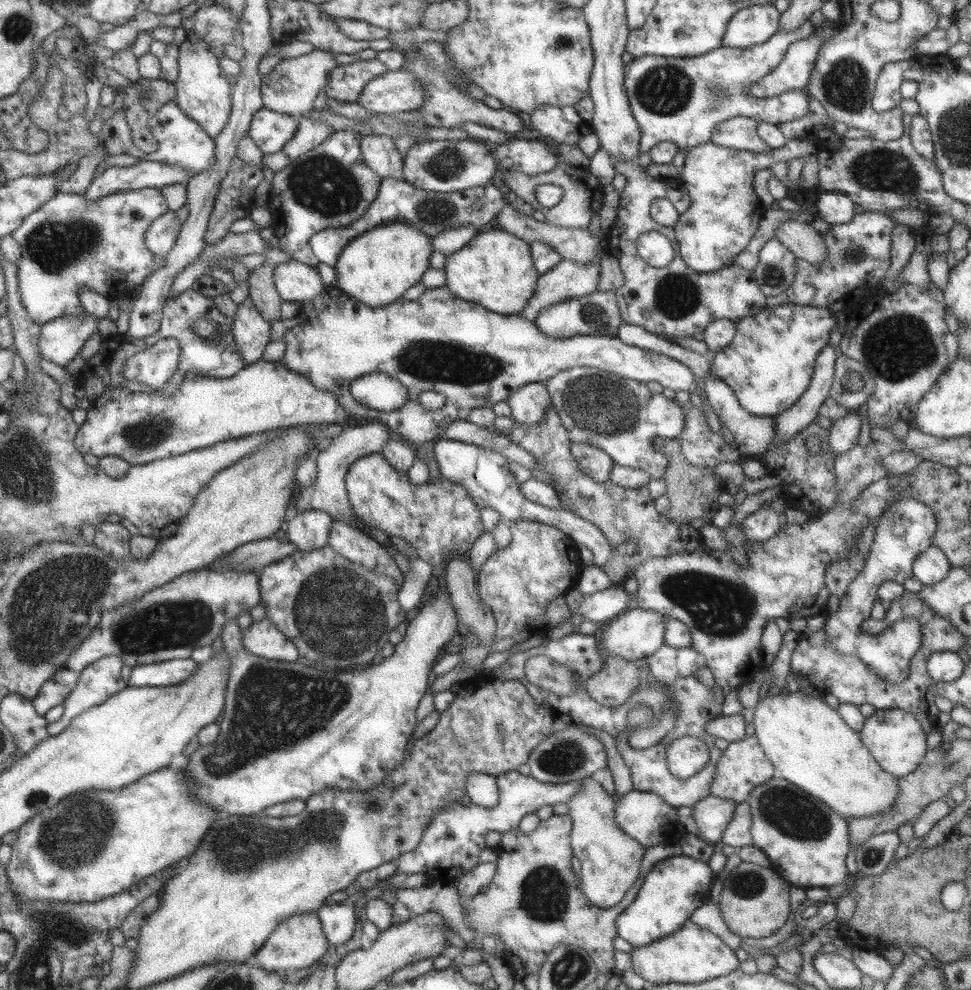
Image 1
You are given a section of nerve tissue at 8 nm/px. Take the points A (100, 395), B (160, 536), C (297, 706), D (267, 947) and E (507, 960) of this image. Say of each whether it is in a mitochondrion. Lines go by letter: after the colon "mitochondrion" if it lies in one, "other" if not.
A: other
B: other
C: mitochondrion
D: other
E: other

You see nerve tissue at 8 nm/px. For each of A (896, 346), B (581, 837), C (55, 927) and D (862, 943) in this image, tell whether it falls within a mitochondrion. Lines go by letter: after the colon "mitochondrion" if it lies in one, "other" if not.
A: mitochondrion
B: other
C: mitochondrion
D: other

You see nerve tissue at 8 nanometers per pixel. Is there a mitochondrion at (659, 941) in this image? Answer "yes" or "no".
no

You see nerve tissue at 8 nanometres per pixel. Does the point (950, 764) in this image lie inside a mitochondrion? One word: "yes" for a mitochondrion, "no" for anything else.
yes

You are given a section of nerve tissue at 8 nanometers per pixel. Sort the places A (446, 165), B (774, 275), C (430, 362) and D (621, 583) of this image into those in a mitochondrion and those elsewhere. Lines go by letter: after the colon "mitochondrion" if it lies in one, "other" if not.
A: mitochondrion
B: mitochondrion
C: mitochondrion
D: other

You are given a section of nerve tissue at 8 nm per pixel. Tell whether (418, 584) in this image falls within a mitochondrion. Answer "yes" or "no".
no

